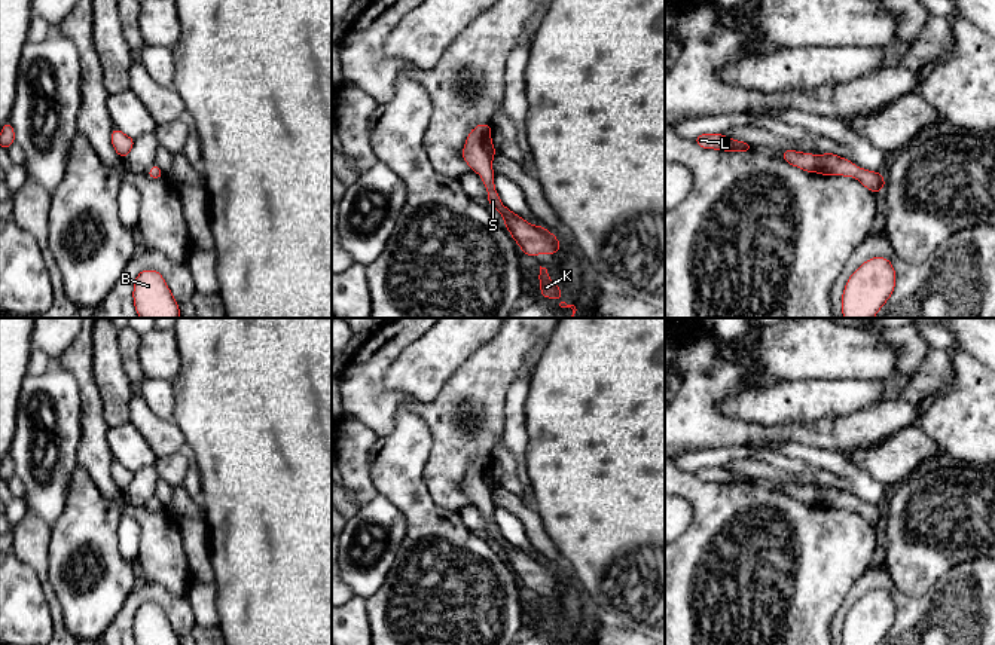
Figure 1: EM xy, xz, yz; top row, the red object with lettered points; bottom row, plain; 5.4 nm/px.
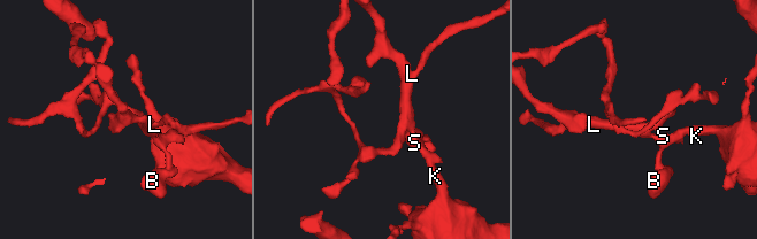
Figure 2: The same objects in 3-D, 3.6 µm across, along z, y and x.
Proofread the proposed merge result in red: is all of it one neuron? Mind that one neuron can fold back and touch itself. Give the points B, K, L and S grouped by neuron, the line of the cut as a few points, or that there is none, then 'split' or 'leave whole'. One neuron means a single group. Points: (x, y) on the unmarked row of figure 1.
B K L S; no cut; leave whole

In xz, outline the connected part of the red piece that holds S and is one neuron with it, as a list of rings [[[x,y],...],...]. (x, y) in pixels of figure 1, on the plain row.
[[[486,456],[471,462],[461,486],[463,492],[471,504],[482,508],[488,523],[488,535],[501,545],[504,557],[521,583],[529,590],[535,587],[556,587],[561,575],[555,568],[543,559],[529,557],[501,537],[494,519],[492,490],[495,480],[491,476],[491,464],[492,461]]]

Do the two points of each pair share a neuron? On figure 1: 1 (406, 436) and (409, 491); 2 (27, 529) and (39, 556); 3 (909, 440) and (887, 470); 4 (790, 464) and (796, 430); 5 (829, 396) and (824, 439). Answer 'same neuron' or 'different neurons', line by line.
1: same neuron
2: same neuron
3: same neuron
4: different neurons
5: different neurons

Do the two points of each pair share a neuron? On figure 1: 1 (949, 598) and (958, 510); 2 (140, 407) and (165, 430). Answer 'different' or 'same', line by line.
1: different
2: same

